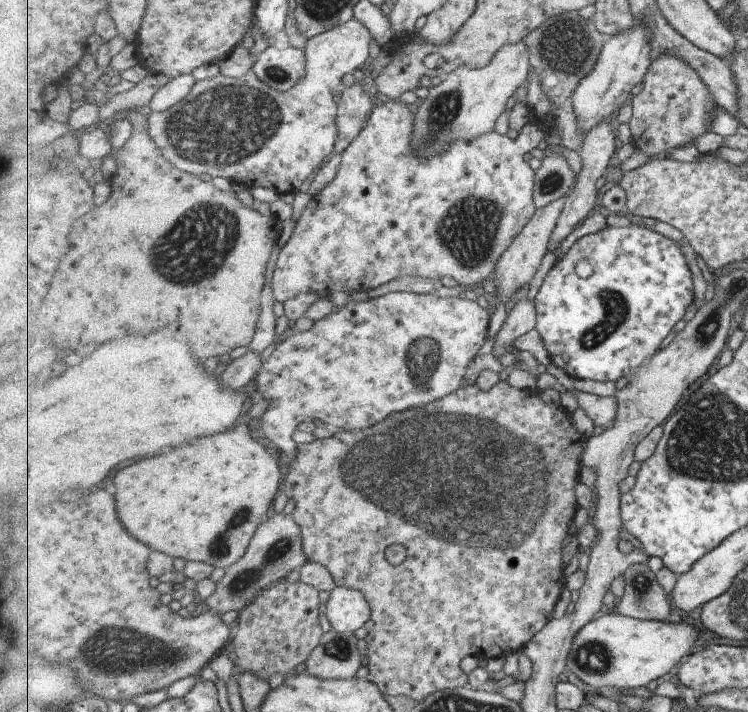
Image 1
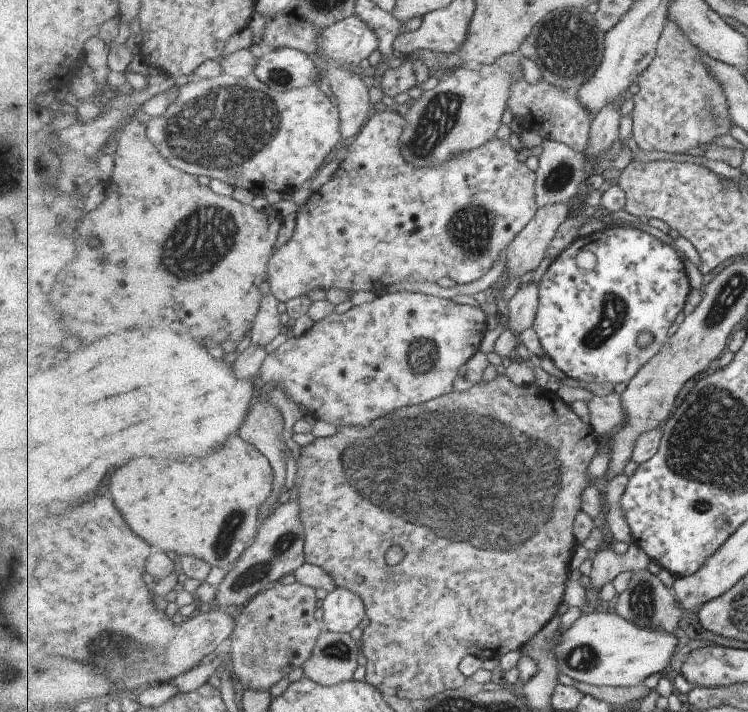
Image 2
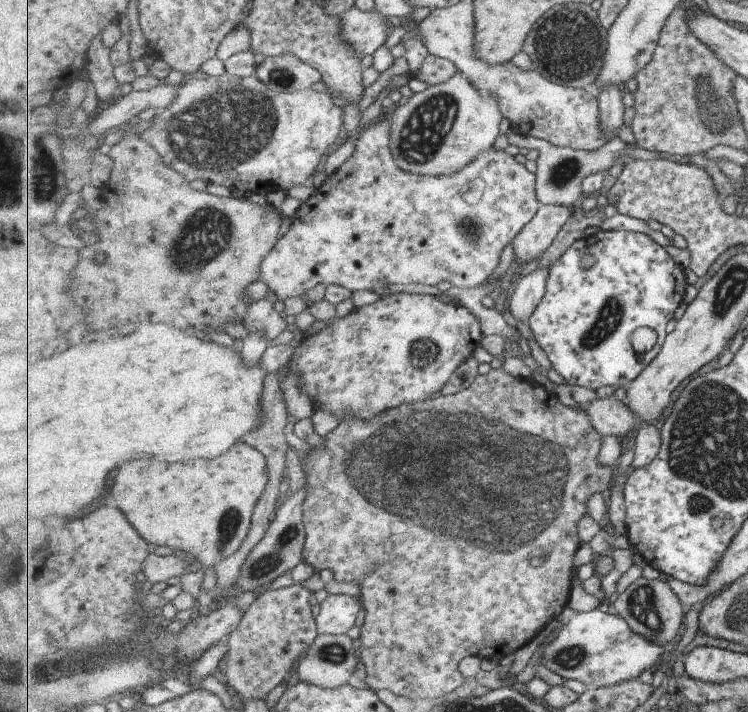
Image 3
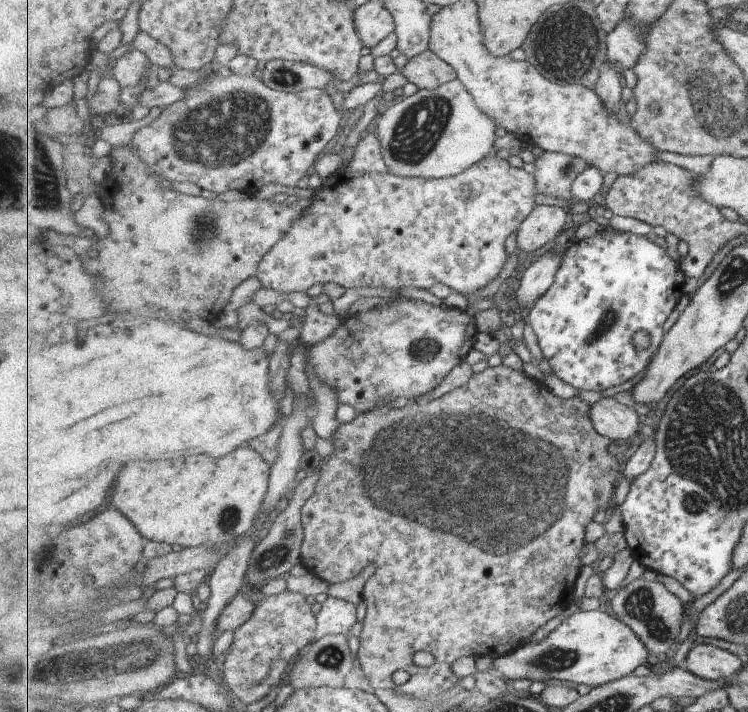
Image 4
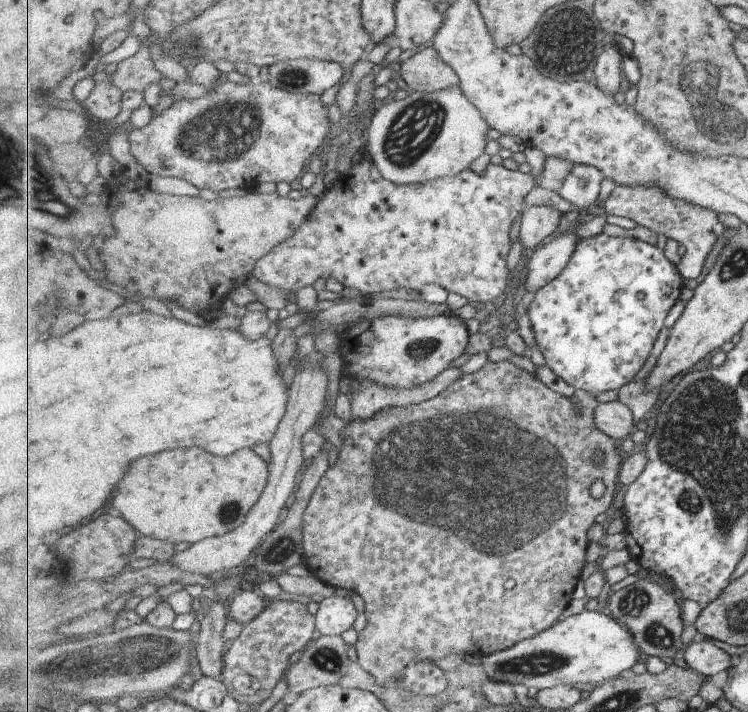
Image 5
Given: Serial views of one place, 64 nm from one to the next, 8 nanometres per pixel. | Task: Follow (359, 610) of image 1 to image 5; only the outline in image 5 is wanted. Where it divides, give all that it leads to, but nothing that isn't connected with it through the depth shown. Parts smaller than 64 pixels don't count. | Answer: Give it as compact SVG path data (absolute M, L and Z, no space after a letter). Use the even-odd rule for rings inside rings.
M343 596L325 597L315 615L317 630L321 635L340 635L352 628L357 620L355 604Z

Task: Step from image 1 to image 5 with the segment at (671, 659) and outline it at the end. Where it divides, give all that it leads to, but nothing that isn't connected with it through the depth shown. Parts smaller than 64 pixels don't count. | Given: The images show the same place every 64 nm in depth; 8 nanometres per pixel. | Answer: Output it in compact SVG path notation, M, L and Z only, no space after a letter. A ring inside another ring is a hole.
M596 611L568 616L533 638L515 644L505 652L482 656L484 672L495 682L524 684L527 688L549 689L557 685L607 683L643 660L636 637L619 620Z

